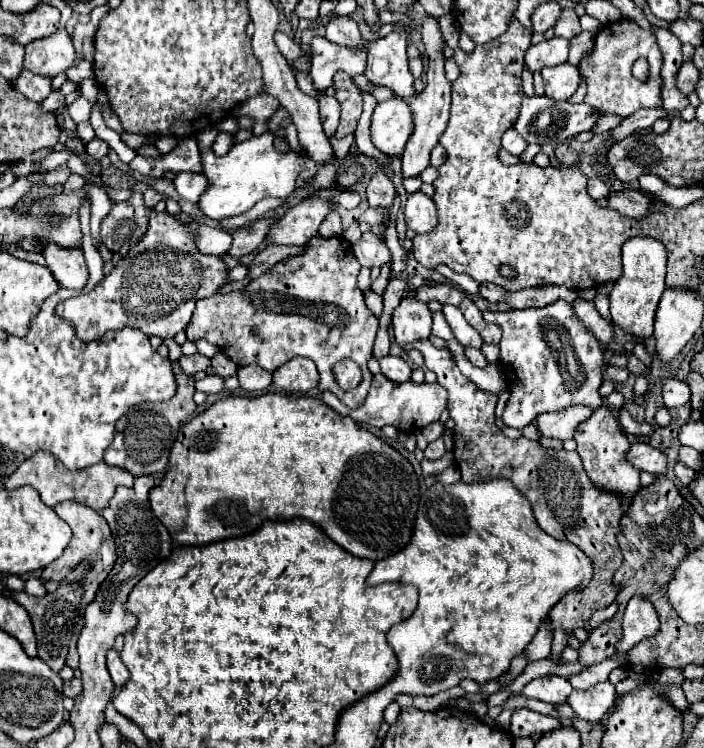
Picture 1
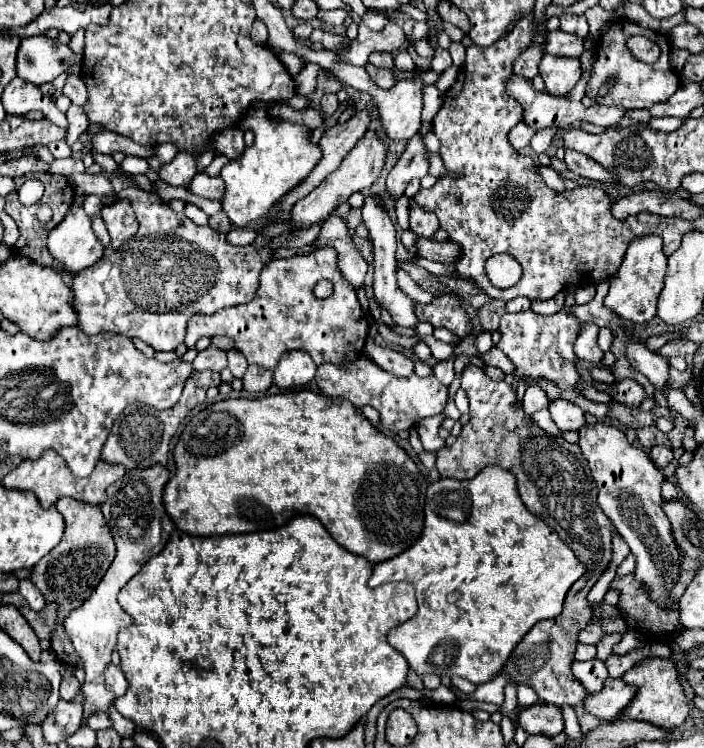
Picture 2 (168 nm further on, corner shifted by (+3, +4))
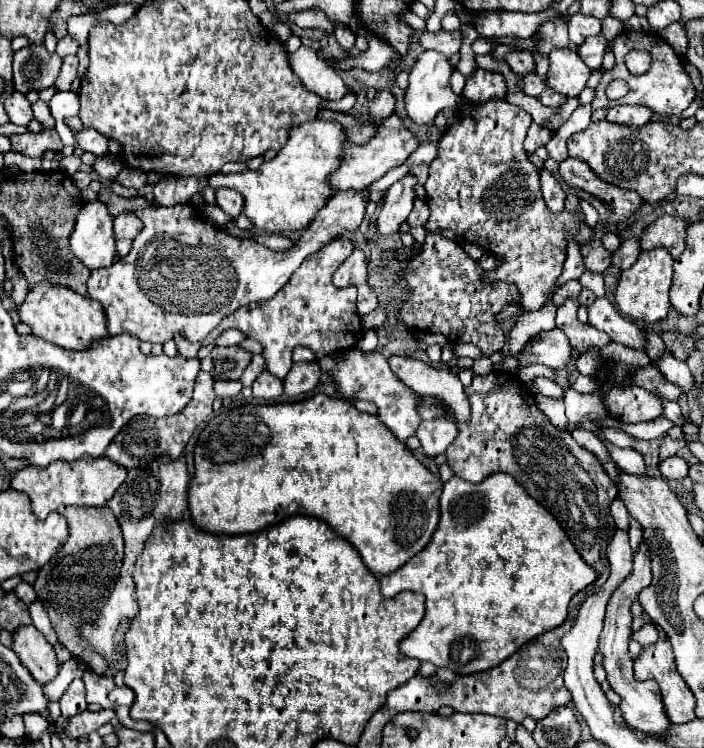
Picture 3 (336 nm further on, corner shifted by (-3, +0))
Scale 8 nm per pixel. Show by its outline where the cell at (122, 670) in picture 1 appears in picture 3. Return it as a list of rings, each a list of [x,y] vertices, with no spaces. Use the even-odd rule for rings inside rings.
[[[119,686],[119,688],[113,688],[109,692],[109,700],[115,704],[115,706],[131,706],[133,700],[135,700],[135,694],[131,688],[127,686]]]

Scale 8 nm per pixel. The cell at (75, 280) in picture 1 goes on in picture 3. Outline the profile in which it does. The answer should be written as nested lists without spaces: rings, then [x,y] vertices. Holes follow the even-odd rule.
[[[99,200],[87,202],[77,214],[73,234],[69,238],[71,252],[89,270],[111,266],[115,260],[113,216]]]

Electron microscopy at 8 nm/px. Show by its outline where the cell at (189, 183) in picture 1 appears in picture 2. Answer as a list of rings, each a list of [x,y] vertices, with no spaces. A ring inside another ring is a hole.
[[[195,174],[195,178],[189,184],[189,190],[197,196],[209,198],[209,200],[221,200],[225,194],[225,182],[221,182],[219,176],[207,176],[207,174]]]

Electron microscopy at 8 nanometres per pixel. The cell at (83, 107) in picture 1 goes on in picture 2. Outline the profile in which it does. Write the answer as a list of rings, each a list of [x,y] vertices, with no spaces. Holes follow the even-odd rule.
[[[71,106],[69,112],[66,113],[68,120],[68,129],[66,141],[69,146],[79,139],[79,136],[86,131],[89,121],[81,106]]]

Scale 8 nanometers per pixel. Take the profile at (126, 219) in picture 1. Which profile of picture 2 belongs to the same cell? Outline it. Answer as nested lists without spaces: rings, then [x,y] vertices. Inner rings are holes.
[[[117,200],[115,204],[107,206],[101,210],[101,216],[107,224],[109,236],[111,236],[111,246],[117,250],[125,240],[129,240],[137,232],[137,218],[127,200]]]

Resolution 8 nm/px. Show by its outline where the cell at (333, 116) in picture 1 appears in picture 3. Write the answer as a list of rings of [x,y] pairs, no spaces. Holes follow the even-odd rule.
[[[301,46],[297,52],[289,54],[289,62],[303,86],[323,100],[341,100],[349,92],[341,76],[325,60],[321,60],[313,48]]]

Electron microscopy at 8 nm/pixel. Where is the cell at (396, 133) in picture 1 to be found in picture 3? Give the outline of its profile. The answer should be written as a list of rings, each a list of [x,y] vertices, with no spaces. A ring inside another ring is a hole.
[[[425,50],[419,56],[419,60],[415,62],[415,66],[409,72],[409,86],[405,90],[405,110],[415,124],[431,124],[441,110],[457,106],[457,100],[461,100],[461,96],[457,96],[449,86],[451,72],[453,72],[453,68],[451,68],[449,60],[443,58],[443,54],[439,54],[435,50]]]

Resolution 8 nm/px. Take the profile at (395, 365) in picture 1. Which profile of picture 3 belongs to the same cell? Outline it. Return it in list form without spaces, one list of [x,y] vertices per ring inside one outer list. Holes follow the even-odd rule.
[[[391,356],[389,366],[397,378],[411,386],[411,390],[443,398],[459,422],[467,422],[467,418],[471,416],[469,398],[463,384],[447,368],[433,368],[431,364],[405,356]]]

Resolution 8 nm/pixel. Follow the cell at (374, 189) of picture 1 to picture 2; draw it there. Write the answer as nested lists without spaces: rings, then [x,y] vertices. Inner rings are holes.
[[[367,196],[365,204],[363,204],[363,224],[367,226],[371,238],[373,238],[373,266],[375,266],[375,282],[373,282],[373,290],[375,290],[375,300],[381,308],[385,308],[391,318],[395,320],[397,326],[407,326],[413,328],[419,320],[413,312],[413,300],[403,294],[403,290],[397,284],[397,260],[395,260],[395,226],[389,220],[387,212],[381,208],[381,200],[379,196]]]

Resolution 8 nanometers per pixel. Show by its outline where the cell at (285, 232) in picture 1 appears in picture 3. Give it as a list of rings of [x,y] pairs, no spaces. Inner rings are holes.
[[[391,116],[387,118],[387,122],[383,122],[383,126],[377,128],[377,134],[367,142],[367,144],[353,144],[353,142],[345,142],[343,144],[343,160],[341,166],[329,174],[327,182],[331,186],[333,192],[361,192],[365,190],[373,180],[379,180],[385,172],[389,172],[395,166],[401,166],[411,152],[415,152],[419,146],[417,138],[403,126],[403,120],[399,116]]]

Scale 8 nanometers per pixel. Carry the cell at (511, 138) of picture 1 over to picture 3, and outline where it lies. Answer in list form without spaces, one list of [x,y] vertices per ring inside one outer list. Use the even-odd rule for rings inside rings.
[[[533,122],[531,128],[529,128],[529,132],[527,132],[527,138],[525,138],[525,150],[529,154],[535,152],[539,146],[545,146],[551,140],[551,136],[553,136],[551,130],[547,130],[547,128],[543,128],[543,126],[539,126],[539,124]]]

